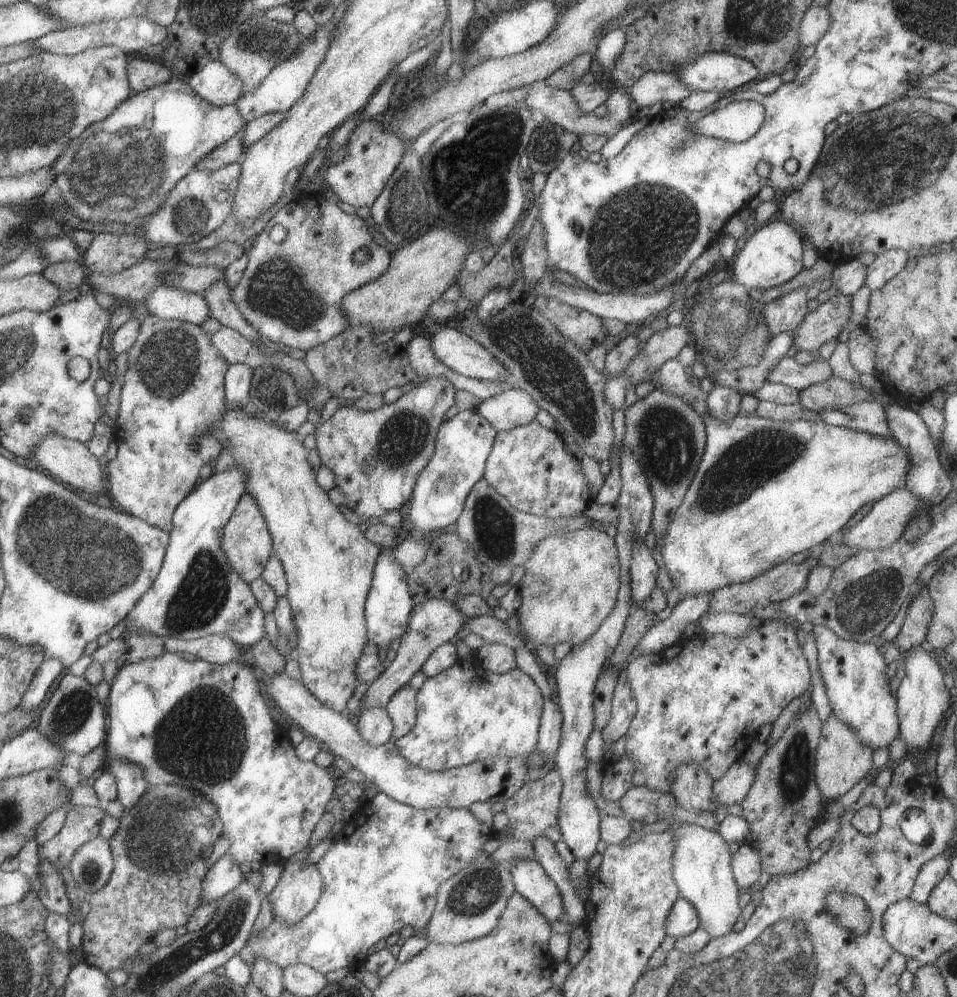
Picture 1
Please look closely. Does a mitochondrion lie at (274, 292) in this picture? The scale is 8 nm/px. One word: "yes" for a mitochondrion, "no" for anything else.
yes

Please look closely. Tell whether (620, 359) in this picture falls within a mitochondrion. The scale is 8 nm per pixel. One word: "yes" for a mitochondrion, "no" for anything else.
no

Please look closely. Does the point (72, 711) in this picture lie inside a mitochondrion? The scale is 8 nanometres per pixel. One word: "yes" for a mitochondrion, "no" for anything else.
yes

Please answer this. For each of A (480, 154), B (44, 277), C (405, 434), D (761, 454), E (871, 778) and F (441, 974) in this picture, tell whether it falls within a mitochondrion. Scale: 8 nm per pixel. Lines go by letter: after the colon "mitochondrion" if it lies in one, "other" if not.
A: mitochondrion
B: other
C: mitochondrion
D: mitochondrion
E: other
F: other

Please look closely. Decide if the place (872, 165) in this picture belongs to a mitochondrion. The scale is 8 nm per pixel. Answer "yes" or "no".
yes

